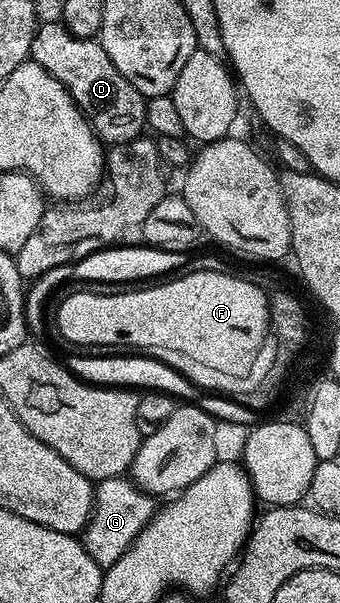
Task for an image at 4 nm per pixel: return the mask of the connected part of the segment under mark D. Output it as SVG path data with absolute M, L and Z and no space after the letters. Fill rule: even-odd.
M58 20L47 21L38 26L31 44L30 60L36 61L57 83L69 91L71 98L77 103L79 110L86 115L91 129L110 147L131 141L135 137L144 136L147 129L145 107L147 102L143 94L113 67L113 59L105 55L98 40L89 37L77 37L70 33Z

